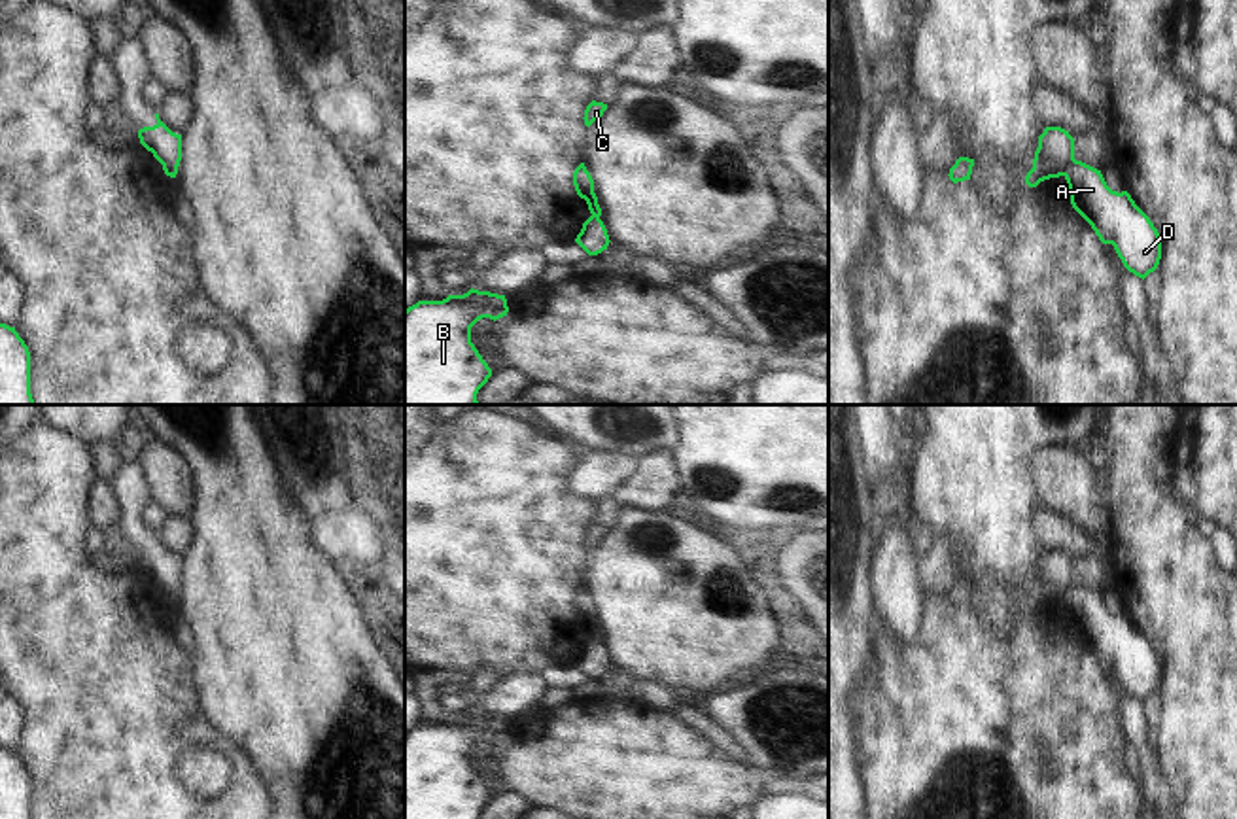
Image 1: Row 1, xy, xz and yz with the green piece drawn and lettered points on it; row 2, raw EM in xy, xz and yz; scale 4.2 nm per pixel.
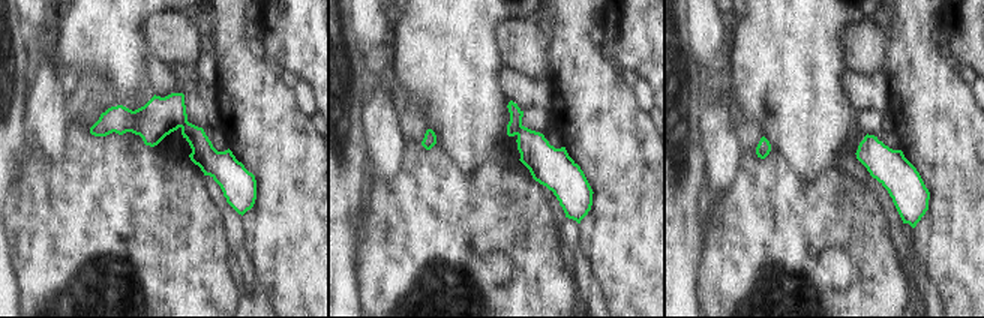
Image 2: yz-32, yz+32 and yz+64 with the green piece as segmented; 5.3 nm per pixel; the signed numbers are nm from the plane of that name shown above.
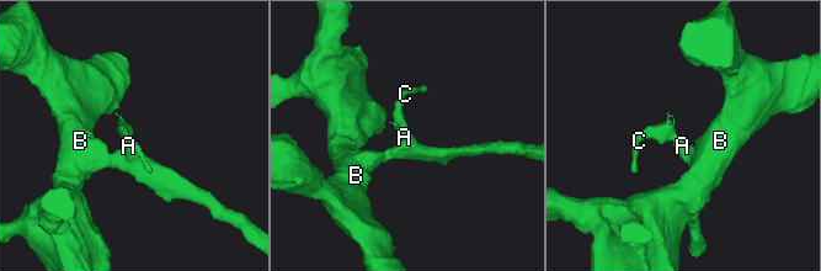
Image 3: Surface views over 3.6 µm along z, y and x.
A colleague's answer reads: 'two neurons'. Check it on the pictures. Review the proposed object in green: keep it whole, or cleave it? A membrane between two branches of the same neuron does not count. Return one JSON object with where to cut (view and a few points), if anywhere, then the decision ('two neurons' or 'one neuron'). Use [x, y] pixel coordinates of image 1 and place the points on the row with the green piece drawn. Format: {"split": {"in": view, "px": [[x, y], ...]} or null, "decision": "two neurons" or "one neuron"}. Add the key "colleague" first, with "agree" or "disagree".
{"colleague": "agree", "split": {"in": "yz", "px": [[1075, 159], [1063, 174]]}, "decision": "two neurons"}

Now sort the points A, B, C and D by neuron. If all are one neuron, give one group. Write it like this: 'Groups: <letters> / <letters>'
Groups: A B D / C

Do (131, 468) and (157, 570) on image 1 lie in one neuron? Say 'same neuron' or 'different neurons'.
same neuron

